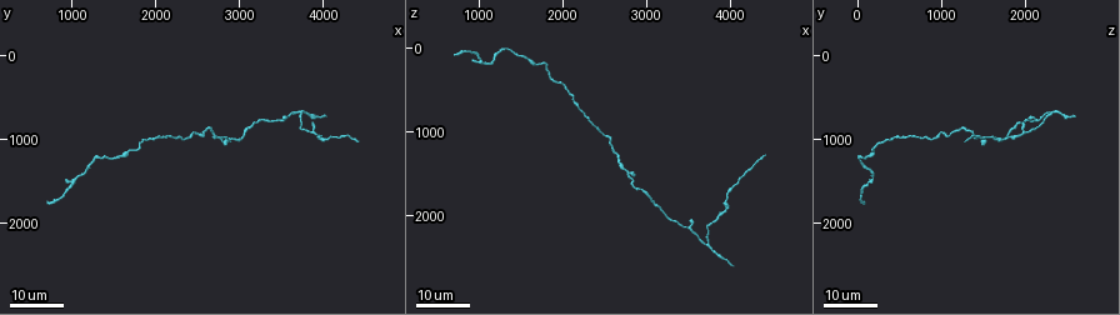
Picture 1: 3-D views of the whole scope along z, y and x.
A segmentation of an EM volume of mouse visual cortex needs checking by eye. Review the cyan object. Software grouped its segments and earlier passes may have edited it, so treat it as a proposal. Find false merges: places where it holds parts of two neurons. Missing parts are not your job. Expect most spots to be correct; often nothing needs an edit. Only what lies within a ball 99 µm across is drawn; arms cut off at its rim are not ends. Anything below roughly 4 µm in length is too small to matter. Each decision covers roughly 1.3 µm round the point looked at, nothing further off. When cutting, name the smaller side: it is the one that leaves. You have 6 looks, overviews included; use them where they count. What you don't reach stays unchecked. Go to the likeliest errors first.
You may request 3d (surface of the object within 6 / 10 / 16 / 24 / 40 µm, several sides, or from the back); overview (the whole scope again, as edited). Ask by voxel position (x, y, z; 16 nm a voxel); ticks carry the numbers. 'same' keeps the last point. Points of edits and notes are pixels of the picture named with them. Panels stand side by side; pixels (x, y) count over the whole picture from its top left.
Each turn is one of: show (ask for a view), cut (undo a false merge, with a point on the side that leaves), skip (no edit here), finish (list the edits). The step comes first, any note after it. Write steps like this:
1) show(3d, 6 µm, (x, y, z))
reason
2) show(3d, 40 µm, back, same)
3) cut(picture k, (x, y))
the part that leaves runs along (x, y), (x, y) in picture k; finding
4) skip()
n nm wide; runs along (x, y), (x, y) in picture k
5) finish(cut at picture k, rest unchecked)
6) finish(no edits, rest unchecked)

show(3d, 16 µm, (3750, 700, 2300))
three arms meet

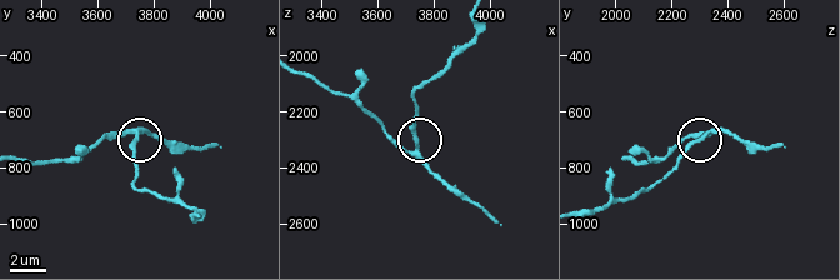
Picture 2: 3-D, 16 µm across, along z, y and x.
show(3d, 10 µm, (3730, 670, 2330))

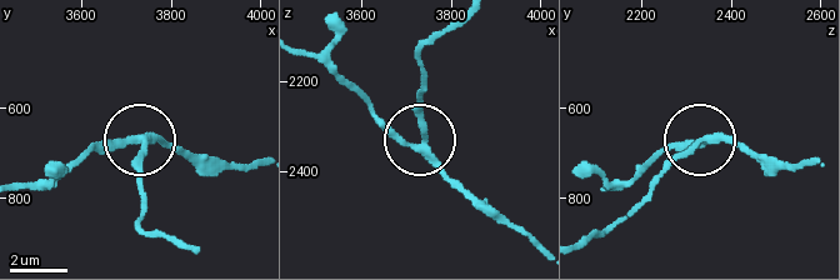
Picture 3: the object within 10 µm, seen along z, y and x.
skip()
3 arms; runs along (303, 53), (324, 60), (403, 139), (421, 144), (471, 200) in picture 3; continuous, no second neuron

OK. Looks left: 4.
show(3d, 24 µm, (3900, 900, 1950))
three arms meet

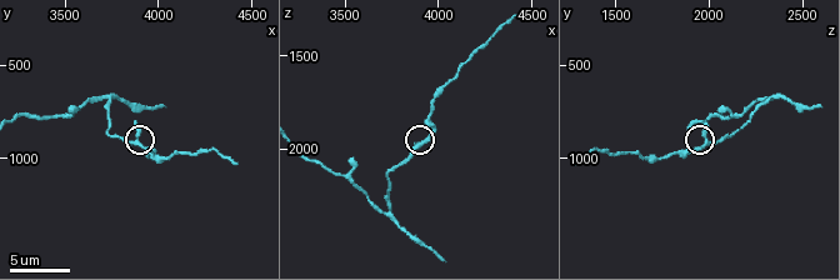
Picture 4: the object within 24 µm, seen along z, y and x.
show(3d, 10 µm, (3900, 940, 1960))
closer look

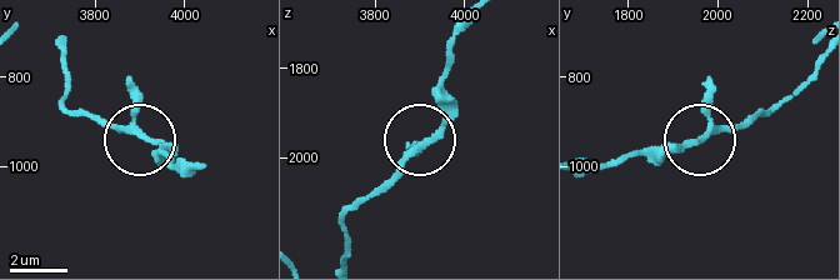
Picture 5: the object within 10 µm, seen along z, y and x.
skip()
3 arms; runs along (348, 254), (343, 219), (434, 133), (441, 83), (453, 63) in picture 5; one neuron here

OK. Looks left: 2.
show(3d, 24 µm, (2750, 1000, 1500))
side arm on a straight run

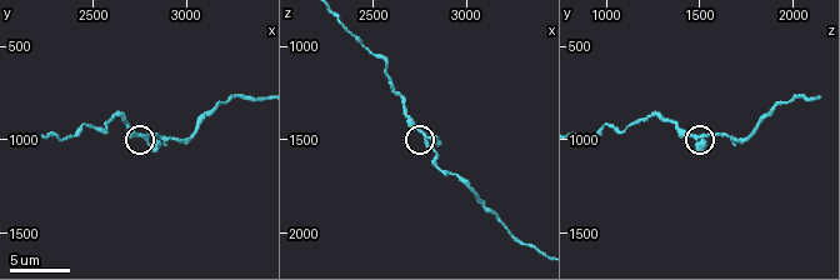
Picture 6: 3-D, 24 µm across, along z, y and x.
show(3d, 10 µm, (2780, 980, 1480))
closer look

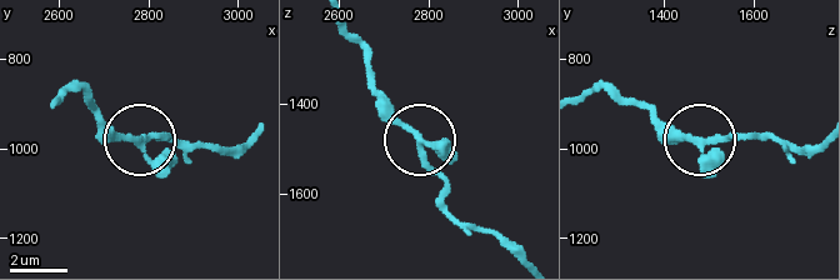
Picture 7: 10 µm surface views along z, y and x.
skip()
runs along (365, 63), (376, 96), (413, 133), (446, 183), (460, 223) in picture 7; one neuron here

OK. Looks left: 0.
finish(no edits, rest unchecked)

